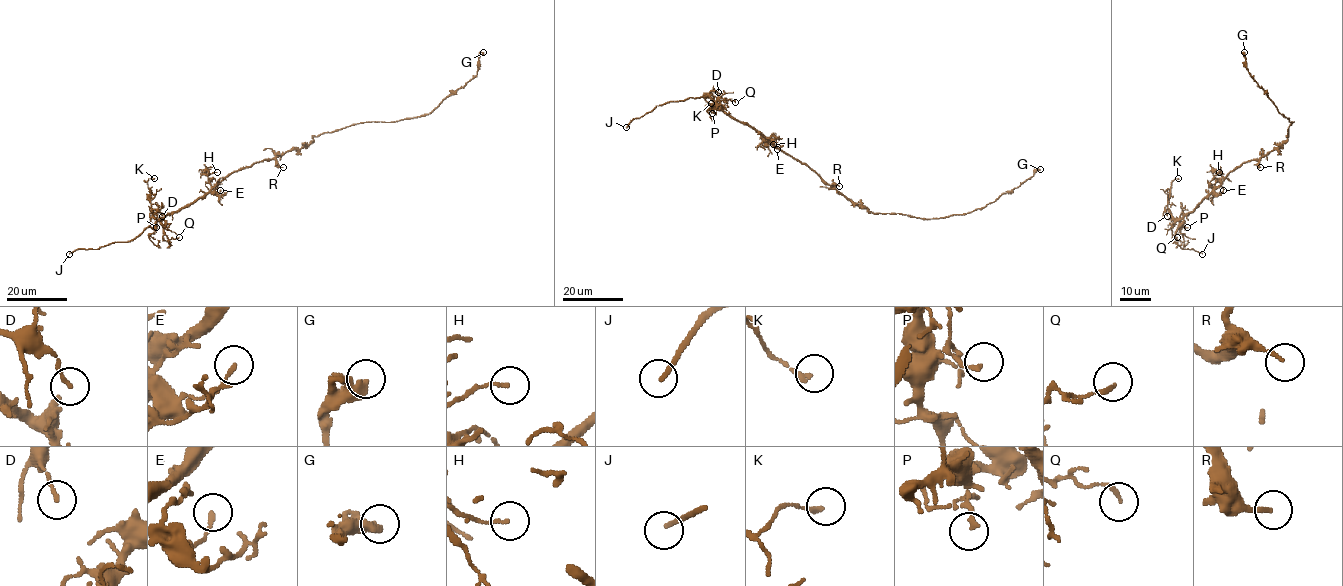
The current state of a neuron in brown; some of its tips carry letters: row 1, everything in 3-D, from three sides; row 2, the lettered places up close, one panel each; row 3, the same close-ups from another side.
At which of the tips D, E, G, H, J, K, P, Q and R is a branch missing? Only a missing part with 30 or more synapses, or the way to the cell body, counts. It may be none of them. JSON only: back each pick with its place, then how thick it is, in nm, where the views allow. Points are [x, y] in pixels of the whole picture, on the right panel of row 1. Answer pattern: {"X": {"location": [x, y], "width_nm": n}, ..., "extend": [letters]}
{"J": {"location": [1202, 254], "width_nm": 170}, "extend": ["J"]}

